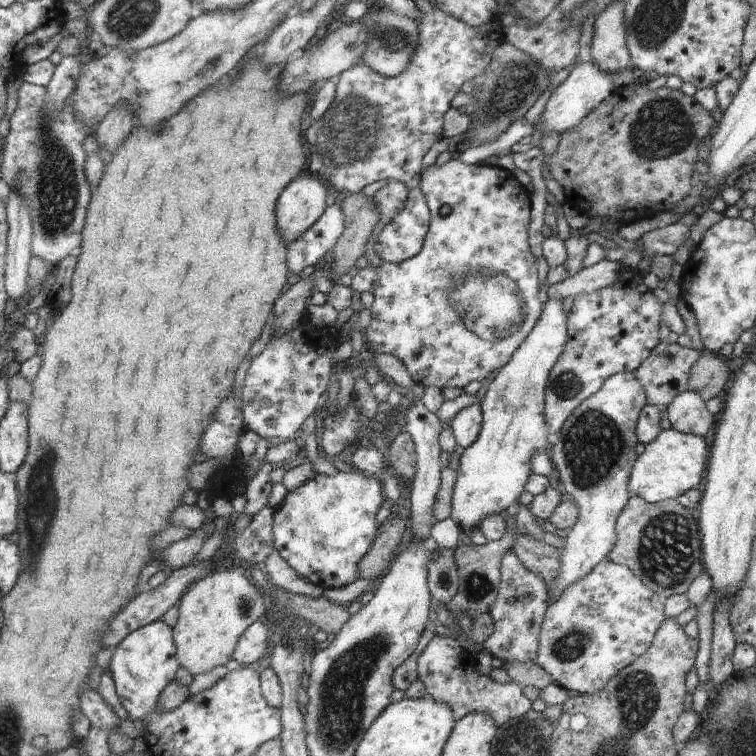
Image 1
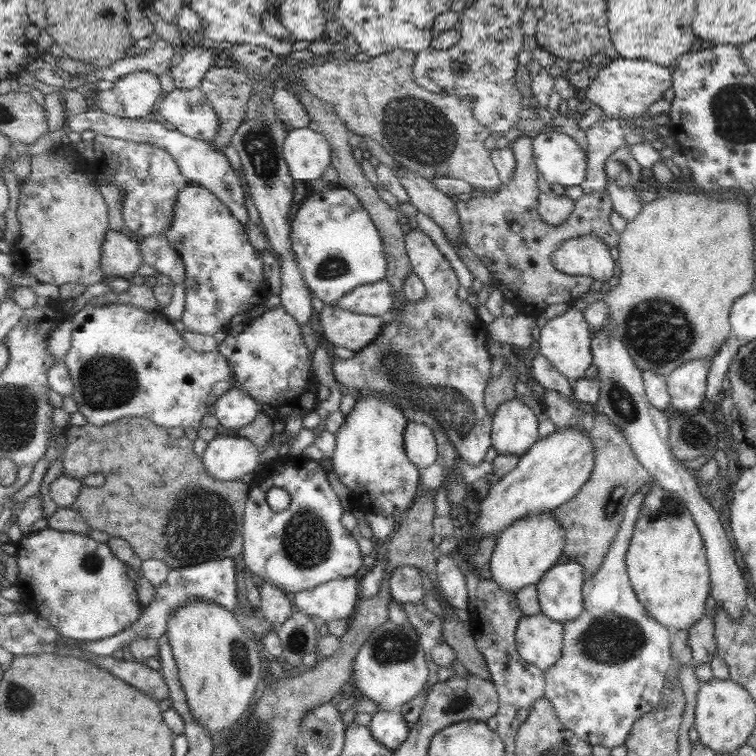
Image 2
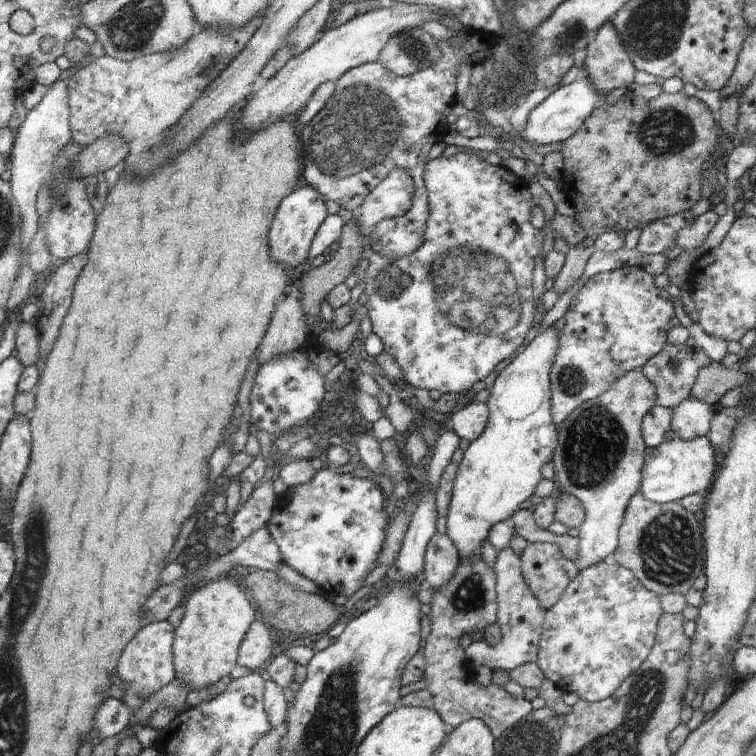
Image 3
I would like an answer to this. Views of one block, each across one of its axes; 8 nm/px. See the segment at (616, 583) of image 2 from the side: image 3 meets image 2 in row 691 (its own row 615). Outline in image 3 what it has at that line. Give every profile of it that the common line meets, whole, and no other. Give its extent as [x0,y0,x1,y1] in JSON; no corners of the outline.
[534,560,661,703]

